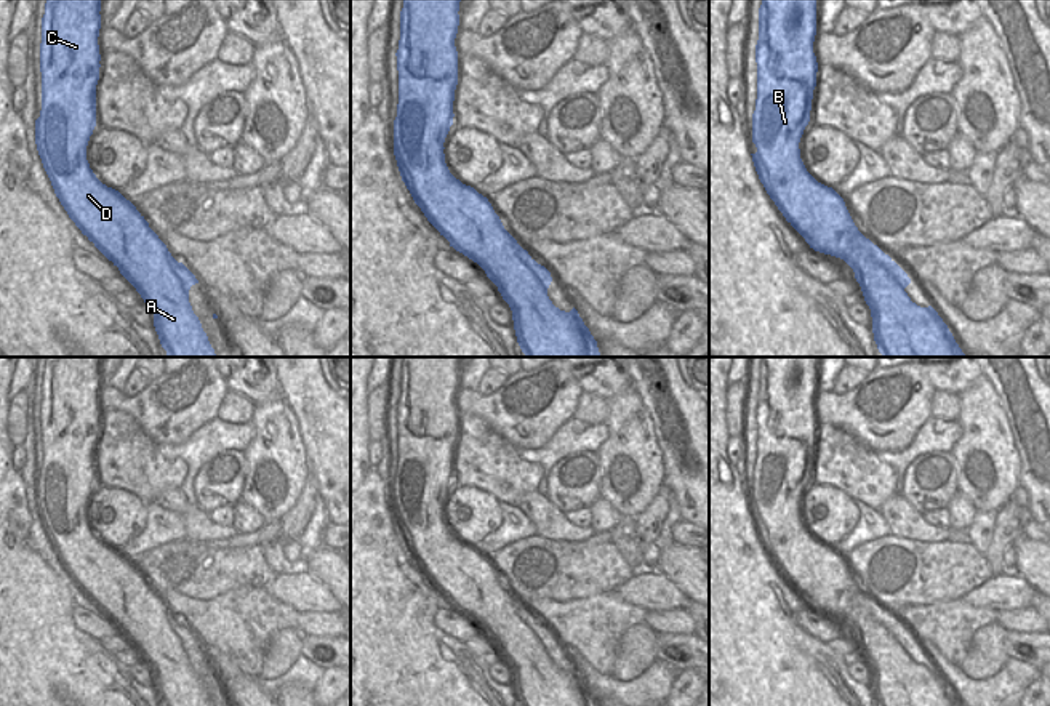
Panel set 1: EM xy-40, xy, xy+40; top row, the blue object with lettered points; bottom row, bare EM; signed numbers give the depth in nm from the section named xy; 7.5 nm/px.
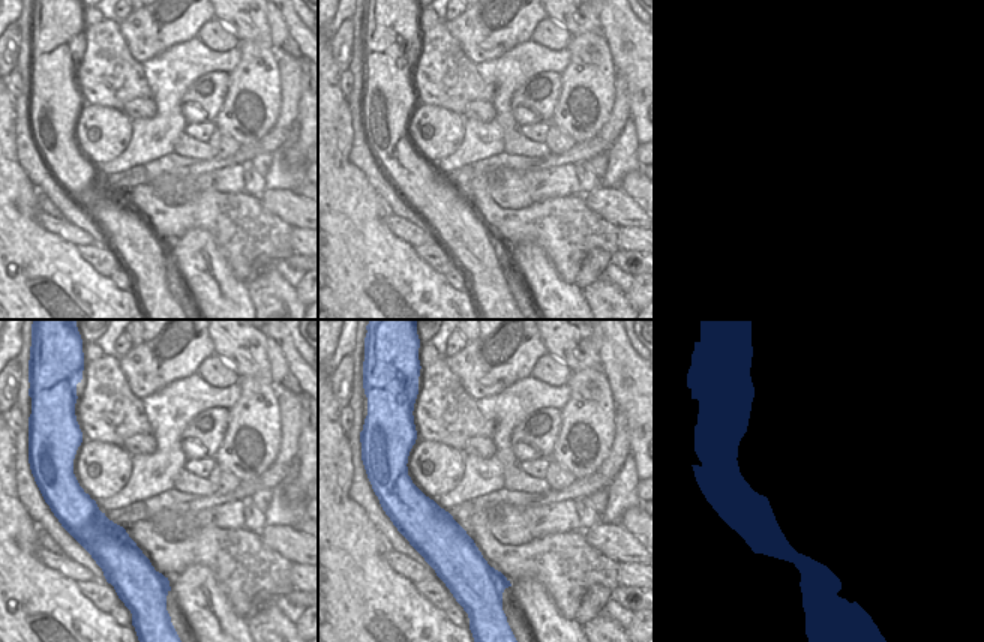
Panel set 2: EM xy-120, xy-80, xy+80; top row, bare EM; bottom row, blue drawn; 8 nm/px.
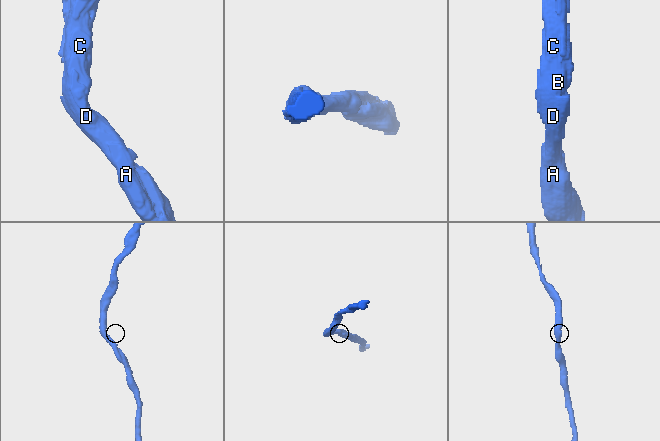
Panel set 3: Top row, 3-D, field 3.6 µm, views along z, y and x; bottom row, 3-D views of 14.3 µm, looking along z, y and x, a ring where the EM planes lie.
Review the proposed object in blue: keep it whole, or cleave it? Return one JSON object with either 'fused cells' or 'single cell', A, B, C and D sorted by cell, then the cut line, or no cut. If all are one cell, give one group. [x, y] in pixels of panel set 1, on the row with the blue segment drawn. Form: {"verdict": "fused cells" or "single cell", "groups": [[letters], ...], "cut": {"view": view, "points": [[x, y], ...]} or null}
{"verdict": "single cell", "groups": [["A", "B", "C", "D"]], "cut": null}

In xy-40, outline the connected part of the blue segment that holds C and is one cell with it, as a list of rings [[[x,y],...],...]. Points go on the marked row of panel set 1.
[[[46,0],[42,18],[42,110],[35,120],[35,144],[56,197],[90,242],[118,267],[154,312],[154,327],[168,357],[216,357],[189,303],[195,275],[178,263],[149,223],[118,191],[102,184],[86,160],[96,126],[99,80],[101,0]]]

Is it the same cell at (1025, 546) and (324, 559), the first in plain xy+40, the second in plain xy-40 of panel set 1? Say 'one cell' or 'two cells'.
one cell

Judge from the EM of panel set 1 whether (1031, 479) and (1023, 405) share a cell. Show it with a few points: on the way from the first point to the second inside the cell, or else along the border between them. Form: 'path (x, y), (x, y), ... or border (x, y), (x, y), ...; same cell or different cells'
path (1031, 461), (1031, 423); same cell

